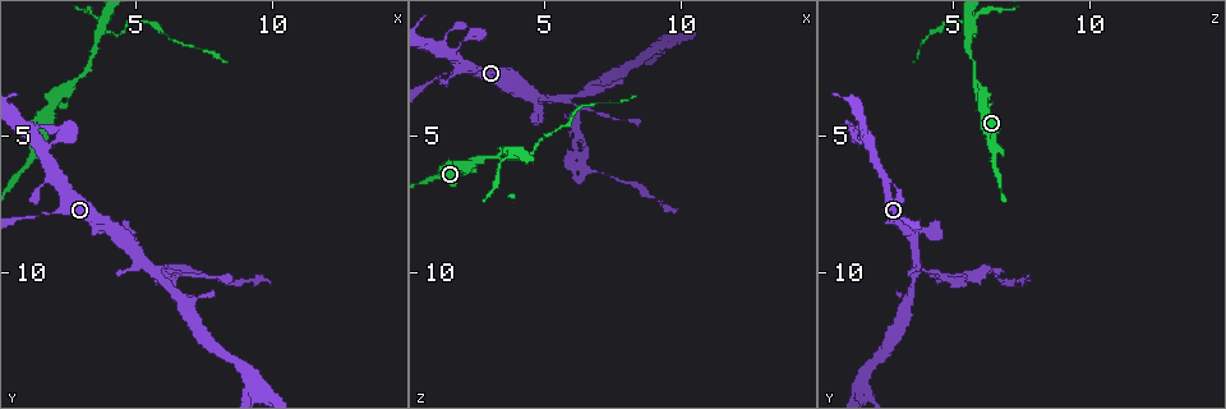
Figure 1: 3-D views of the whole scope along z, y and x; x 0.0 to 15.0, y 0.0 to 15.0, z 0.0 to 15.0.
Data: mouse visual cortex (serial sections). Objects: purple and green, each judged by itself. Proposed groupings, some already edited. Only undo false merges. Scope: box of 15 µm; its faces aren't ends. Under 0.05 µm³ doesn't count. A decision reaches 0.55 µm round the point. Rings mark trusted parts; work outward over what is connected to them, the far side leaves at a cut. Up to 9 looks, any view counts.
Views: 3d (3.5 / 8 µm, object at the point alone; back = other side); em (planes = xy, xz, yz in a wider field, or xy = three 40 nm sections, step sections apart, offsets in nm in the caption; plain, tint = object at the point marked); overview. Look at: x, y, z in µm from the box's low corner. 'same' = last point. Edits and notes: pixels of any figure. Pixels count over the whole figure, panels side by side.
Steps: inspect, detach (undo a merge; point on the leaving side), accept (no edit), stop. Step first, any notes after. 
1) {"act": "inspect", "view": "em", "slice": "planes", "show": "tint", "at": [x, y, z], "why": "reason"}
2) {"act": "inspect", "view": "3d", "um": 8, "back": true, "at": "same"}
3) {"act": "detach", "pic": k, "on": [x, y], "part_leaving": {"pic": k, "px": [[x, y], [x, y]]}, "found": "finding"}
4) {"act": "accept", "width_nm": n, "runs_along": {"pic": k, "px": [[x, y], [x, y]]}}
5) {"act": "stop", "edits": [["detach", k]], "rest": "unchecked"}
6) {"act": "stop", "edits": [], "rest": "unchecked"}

{"act": "inspect", "view": "3d", "um": 3.5, "at": [1.7, 7.8, 2.6], "why": "thin neck"}

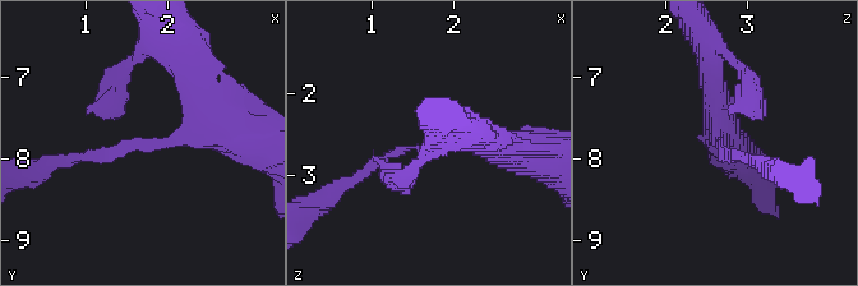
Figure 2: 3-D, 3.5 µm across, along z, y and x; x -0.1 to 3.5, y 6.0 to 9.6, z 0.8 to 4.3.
{"act": "inspect", "view": "em", "slice": "xy", "step": 2, "show": "tint", "at": [1.80, 7.75, 2.65], "arm_widths_nm": [150, 400]}

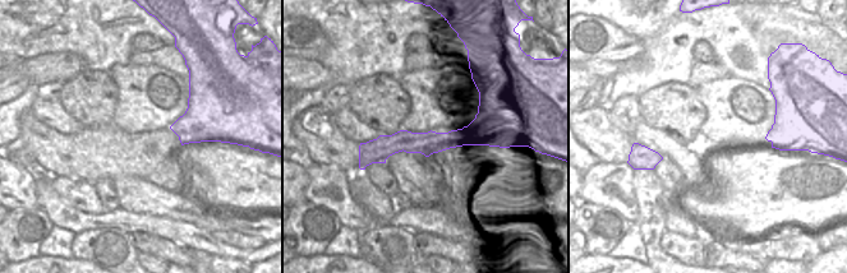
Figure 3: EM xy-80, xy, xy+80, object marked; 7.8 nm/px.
{"act": "accept", "found": "continuous, no second cell"}

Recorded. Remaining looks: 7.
{"act": "inspect", "view": "3d", "um": 8, "at": [1.7, 5.4, 2.0], "why": "small branch off a trunk"}

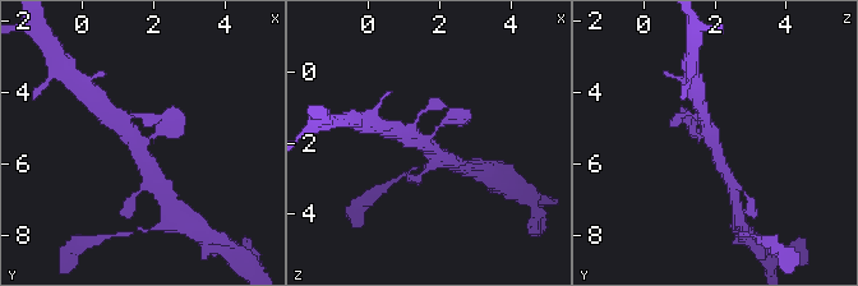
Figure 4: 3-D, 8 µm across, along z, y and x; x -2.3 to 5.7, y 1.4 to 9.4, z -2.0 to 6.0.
{"act": "inspect", "view": "3d", "um": 3.5, "at": [1.6, 5.5, 2.1]}

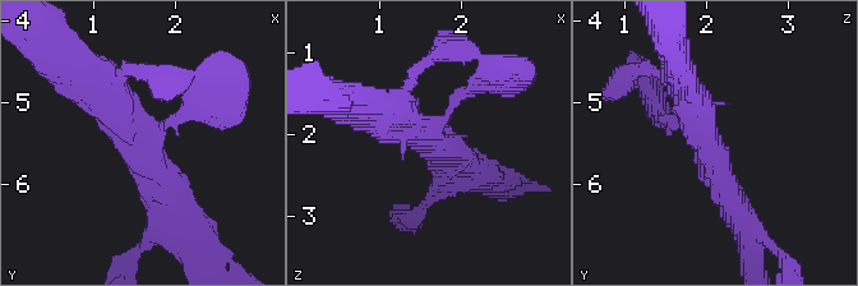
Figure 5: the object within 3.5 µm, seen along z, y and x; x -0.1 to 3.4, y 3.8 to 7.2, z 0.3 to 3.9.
{"act": "inspect", "view": "em", "slice": "xy", "step": 5, "show": "tint", "at": [1.60, 5.50, 2.00], "arms": 3, "arm_widths_nm": [150, 350, 400], "why": "need the tissue"}

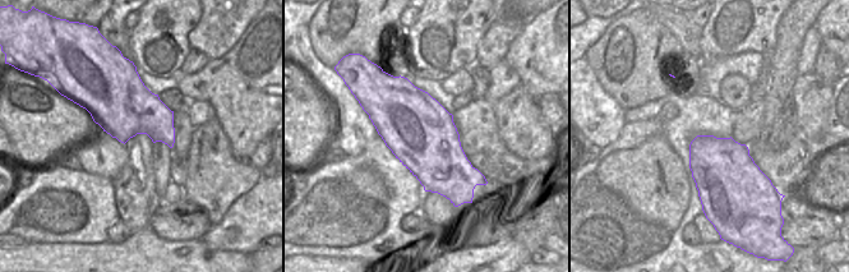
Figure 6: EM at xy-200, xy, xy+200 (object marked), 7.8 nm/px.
{"act": "accept", "runs_along": {"pic": 5, "px": [[179, 213], [147, 146], [84, 79]]}, "found": "one cell here"}

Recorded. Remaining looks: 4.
{"act": "inspect", "view": "3d", "um": 3.5, "at": [5.9, 10.0, 3.7], "why": "two arms in line, one across"}

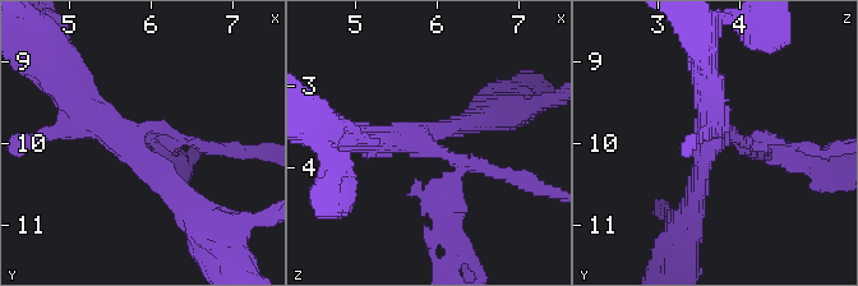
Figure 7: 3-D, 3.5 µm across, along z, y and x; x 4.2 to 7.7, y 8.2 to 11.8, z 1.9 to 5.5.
{"act": "inspect", "view": "em", "slice": "xy", "step": 2, "show": "tint", "at": [5.80, 9.90, 3.65], "arms": 3, "arm_widths_nm": [150, 250, 400]}

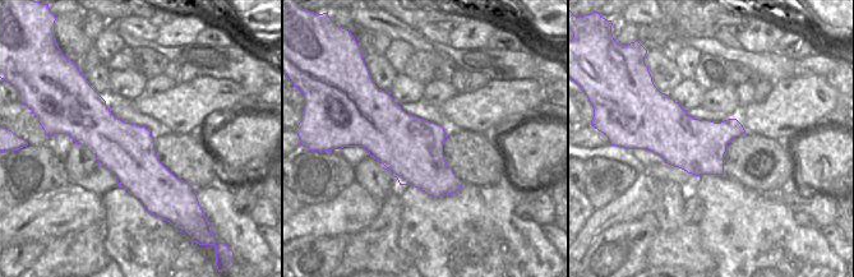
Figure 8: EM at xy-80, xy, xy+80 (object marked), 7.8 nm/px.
{"act": "detach", "pic": 7, "on": [769, 146], "part_leaving": {"pic": 7, "px": [[730, 132], [826, 162]]}, "found": "a second cell is stuck on"}

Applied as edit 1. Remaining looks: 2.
{"act": "stop", "edits": [["detach", 7]], "rest": "unchecked"}

